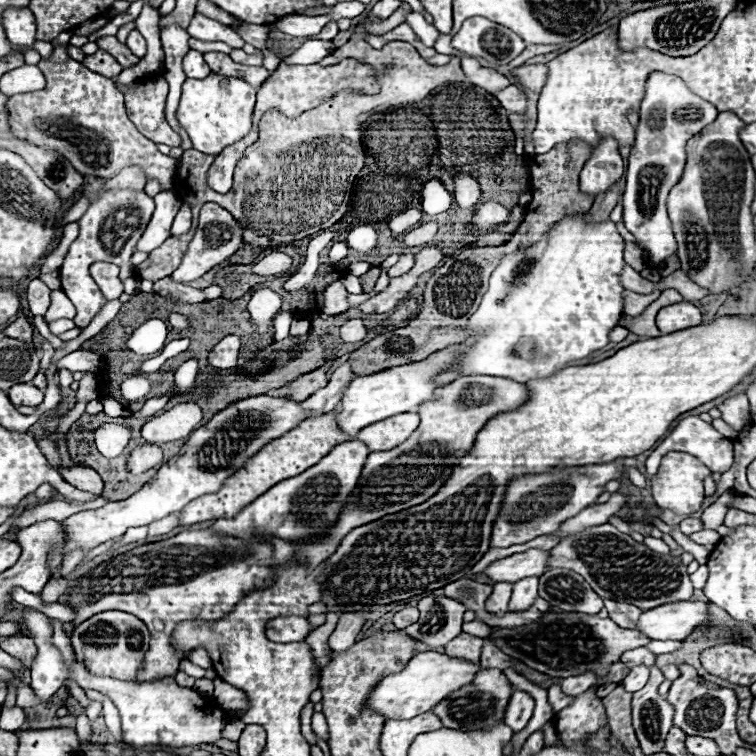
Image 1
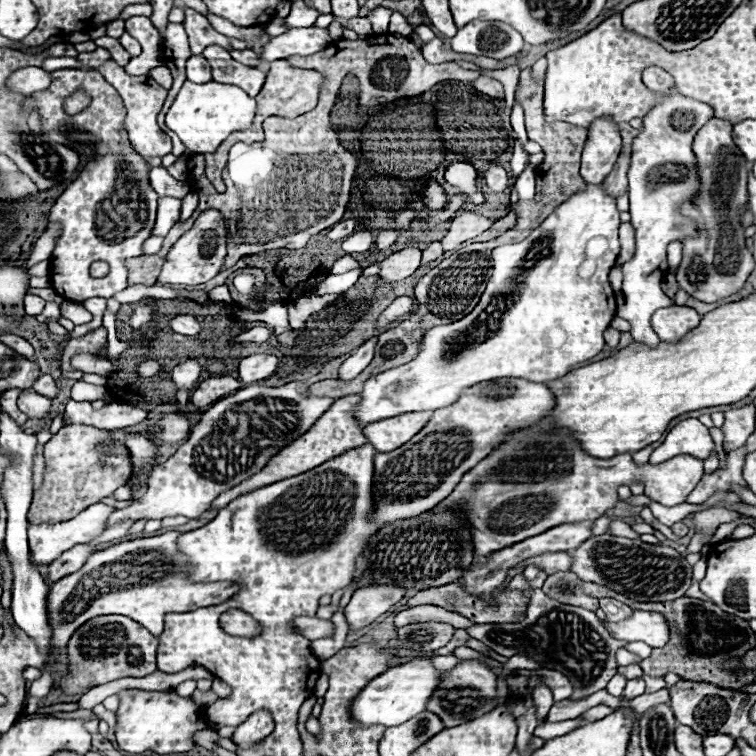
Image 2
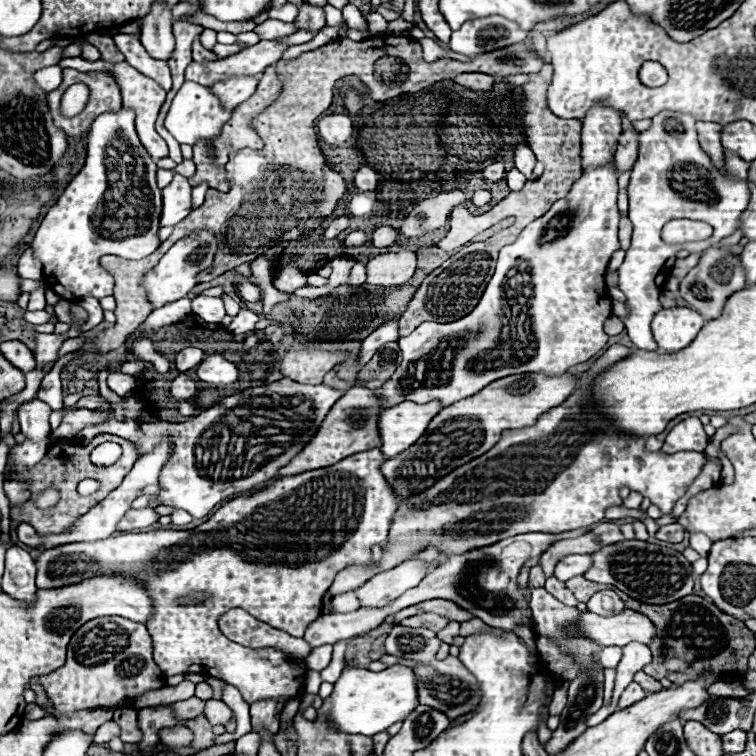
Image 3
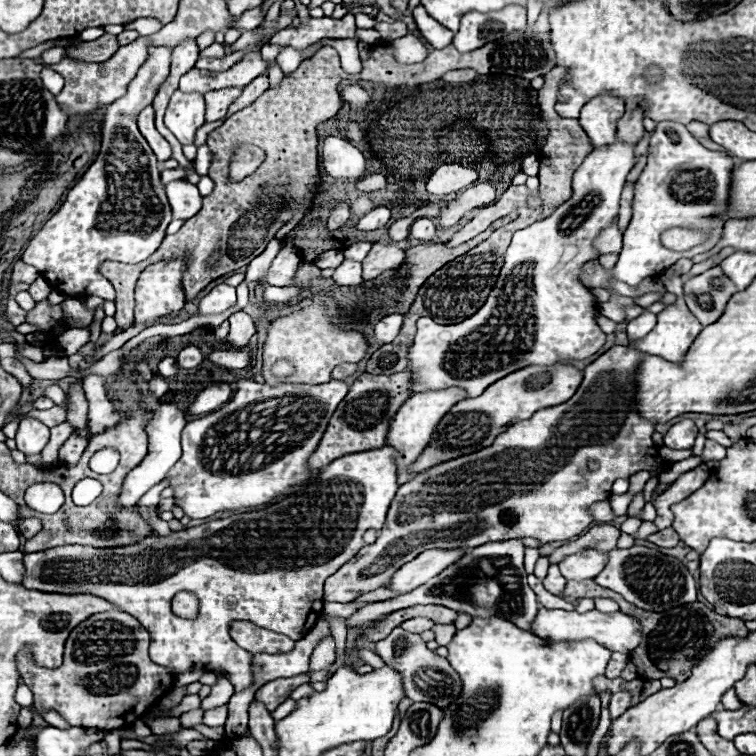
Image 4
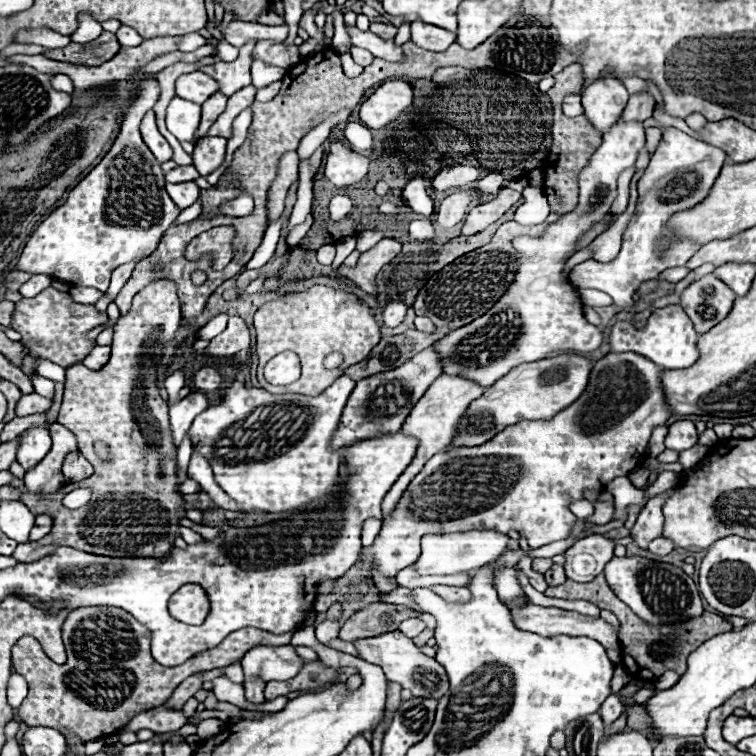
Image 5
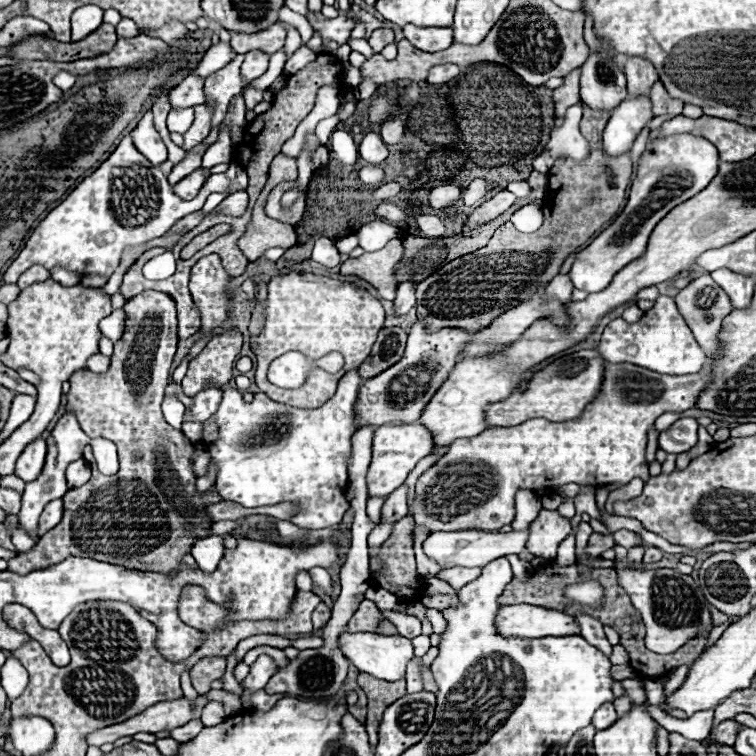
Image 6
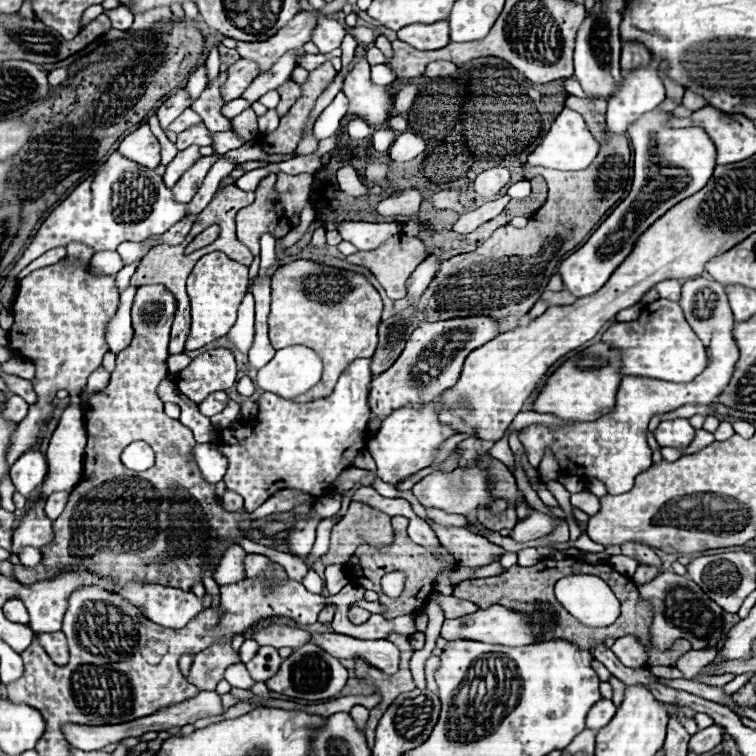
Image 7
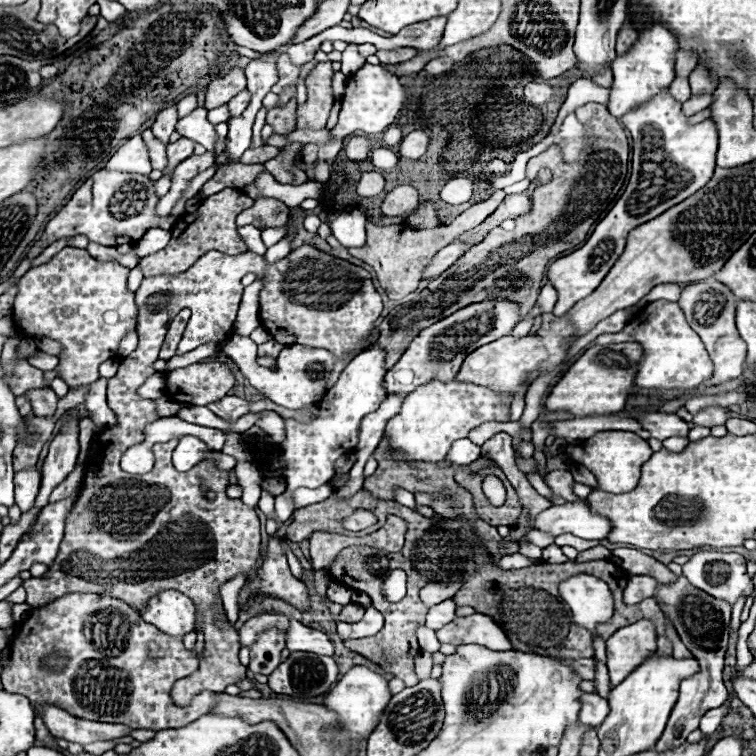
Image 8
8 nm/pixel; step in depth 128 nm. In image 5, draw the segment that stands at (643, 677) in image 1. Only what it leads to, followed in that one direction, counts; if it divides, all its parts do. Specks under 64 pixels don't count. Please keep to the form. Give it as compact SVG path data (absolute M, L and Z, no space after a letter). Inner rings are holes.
M614 694L614 696L608 696L606 702L602 704L600 708L600 716L604 720L606 726L610 726L614 720L618 720L618 716L624 712L624 704L620 702L620 698Z

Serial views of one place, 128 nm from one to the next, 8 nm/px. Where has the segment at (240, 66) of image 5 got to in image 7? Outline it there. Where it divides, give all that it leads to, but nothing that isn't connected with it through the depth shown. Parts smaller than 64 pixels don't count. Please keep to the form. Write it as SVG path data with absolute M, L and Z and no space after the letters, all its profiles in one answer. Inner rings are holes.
M220 72L218 78L206 86L206 90L200 94L198 100L192 102L192 110L198 112L206 124L206 128L210 132L224 132L230 130L230 122L228 118L222 116L222 94L218 92L218 88L222 88L222 80L226 80L226 72Z

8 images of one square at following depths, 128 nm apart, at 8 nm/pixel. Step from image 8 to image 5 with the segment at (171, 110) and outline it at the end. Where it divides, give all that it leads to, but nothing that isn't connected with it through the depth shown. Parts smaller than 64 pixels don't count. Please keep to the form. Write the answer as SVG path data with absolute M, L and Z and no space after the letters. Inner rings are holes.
M202 72L182 74L182 78L176 80L176 96L196 104L206 102L218 90L220 90L218 82L212 76L206 76Z

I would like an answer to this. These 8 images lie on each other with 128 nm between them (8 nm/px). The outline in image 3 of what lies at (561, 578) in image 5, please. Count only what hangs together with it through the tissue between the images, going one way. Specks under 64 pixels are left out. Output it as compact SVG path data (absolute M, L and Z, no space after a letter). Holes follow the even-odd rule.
M550 576L548 580L546 580L546 586L544 586L554 598L558 598L560 602L564 602L564 604L568 604L568 606L576 606L578 604L578 600L574 598L574 594L566 588L566 584L562 582L562 580L558 580L558 578L554 578L554 576Z

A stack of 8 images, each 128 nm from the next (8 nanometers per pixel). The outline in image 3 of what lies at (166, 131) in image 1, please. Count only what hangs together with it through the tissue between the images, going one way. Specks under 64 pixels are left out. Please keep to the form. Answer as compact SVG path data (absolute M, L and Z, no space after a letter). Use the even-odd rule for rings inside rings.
M74 56L74 58L62 58L58 62L60 68L76 68L80 72L108 72L114 76L114 80L118 82L120 86L120 92L122 92L122 100L124 100L124 106L134 110L136 112L136 132L138 132L138 138L142 142L142 146L146 148L146 152L150 152L150 156L154 160L160 160L160 158L166 158L168 156L168 146L166 142L162 140L162 136L154 130L154 122L156 122L156 116L160 112L160 106L166 98L166 90L162 90L154 80L150 80L148 76L142 76L136 68L132 68L130 64L122 62L122 64L106 64L104 60L96 60L96 62L88 62L80 56Z

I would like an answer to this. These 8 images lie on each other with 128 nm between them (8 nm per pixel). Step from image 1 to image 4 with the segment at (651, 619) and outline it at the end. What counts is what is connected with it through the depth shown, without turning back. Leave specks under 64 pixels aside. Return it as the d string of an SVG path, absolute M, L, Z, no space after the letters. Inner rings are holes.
M538 610L538 616L534 620L534 634L540 638L548 638L554 642L578 642L578 640L596 640L604 648L610 648L612 652L624 652L630 654L642 640L642 626L624 612L612 612L604 614L598 610L590 610L586 614L580 612L568 612L568 610Z

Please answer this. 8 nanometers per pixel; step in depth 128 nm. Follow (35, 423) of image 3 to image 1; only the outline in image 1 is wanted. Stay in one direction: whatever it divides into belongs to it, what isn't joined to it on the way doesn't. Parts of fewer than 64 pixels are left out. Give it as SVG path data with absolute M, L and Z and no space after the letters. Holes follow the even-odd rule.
M14 384L8 390L8 398L14 406L38 406L44 400L44 392L32 384Z

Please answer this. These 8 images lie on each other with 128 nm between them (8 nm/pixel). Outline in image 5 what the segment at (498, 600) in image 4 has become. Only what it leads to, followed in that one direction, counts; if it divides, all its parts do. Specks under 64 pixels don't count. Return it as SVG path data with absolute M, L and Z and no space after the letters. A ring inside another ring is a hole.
M500 568L494 572L494 588L498 590L498 598L502 604L508 606L508 602L516 602L524 598L524 606L530 602L518 582L518 570L516 568Z

